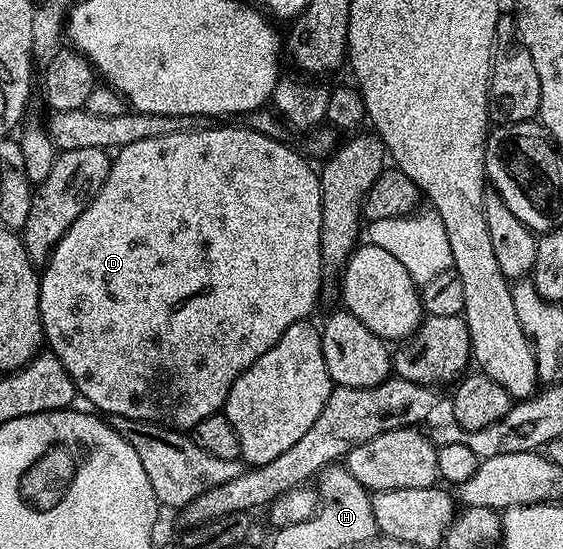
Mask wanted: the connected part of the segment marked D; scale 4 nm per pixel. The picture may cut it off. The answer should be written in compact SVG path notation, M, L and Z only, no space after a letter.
M198 126L192 132L176 132L175 134L163 134L159 138L143 138L143 142L131 142L131 146L123 146L116 149L109 165L109 173L103 182L101 189L93 193L89 205L71 222L71 226L63 234L63 238L50 252L48 260L44 261L43 271L39 276L41 285L39 286L39 314L41 315L41 331L44 343L48 351L54 352L63 362L67 374L75 382L78 393L82 397L86 396L92 407L98 413L108 414L110 417L122 416L132 420L147 420L150 424L159 424L174 430L192 430L195 422L203 422L203 418L211 418L211 414L222 411L227 402L227 394L231 386L257 361L279 338L283 338L283 330L287 326L295 326L295 322L309 320L312 317L313 307L317 304L317 295L321 292L321 280L323 281L323 269L321 266L321 177L299 153L293 148L288 148L277 136L264 136L248 126L241 128L204 128Z

